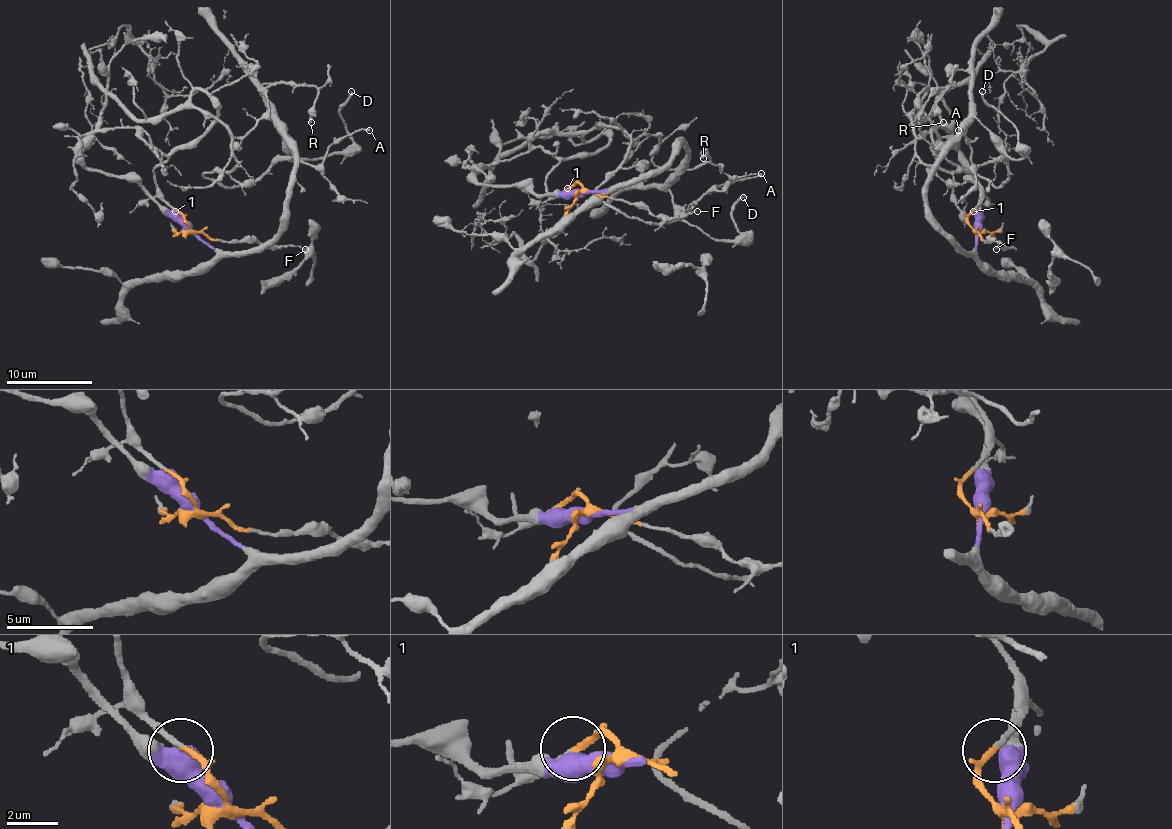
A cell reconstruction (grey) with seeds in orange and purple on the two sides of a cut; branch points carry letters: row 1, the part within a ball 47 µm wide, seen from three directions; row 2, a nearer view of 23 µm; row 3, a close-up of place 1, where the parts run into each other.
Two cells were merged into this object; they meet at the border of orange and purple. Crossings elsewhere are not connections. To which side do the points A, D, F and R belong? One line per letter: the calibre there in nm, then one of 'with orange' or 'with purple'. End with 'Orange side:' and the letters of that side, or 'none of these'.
A: calibre 220 nm; with orange
D: calibre 170 nm; with purple
F: calibre 110 nm; with orange
R: calibre 180 nm; with orange
Orange side: A, F, R

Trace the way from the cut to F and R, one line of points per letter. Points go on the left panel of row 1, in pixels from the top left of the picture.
F: (190, 230), (203, 230), (212, 239), (223, 241), (250, 241), (304, 250)
R: (190, 230), (154, 175), (216, 117), (197, 89), (233, 138), (265, 82), (313, 84), (311, 123)

